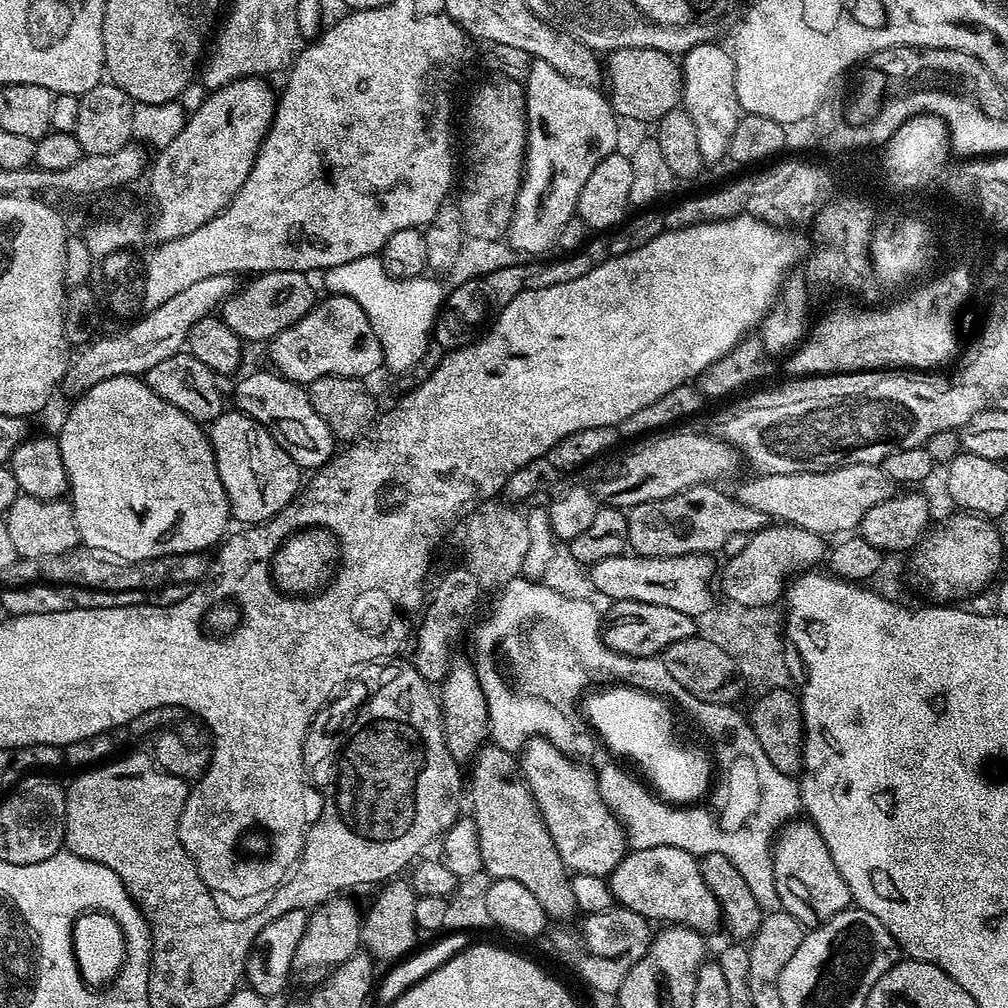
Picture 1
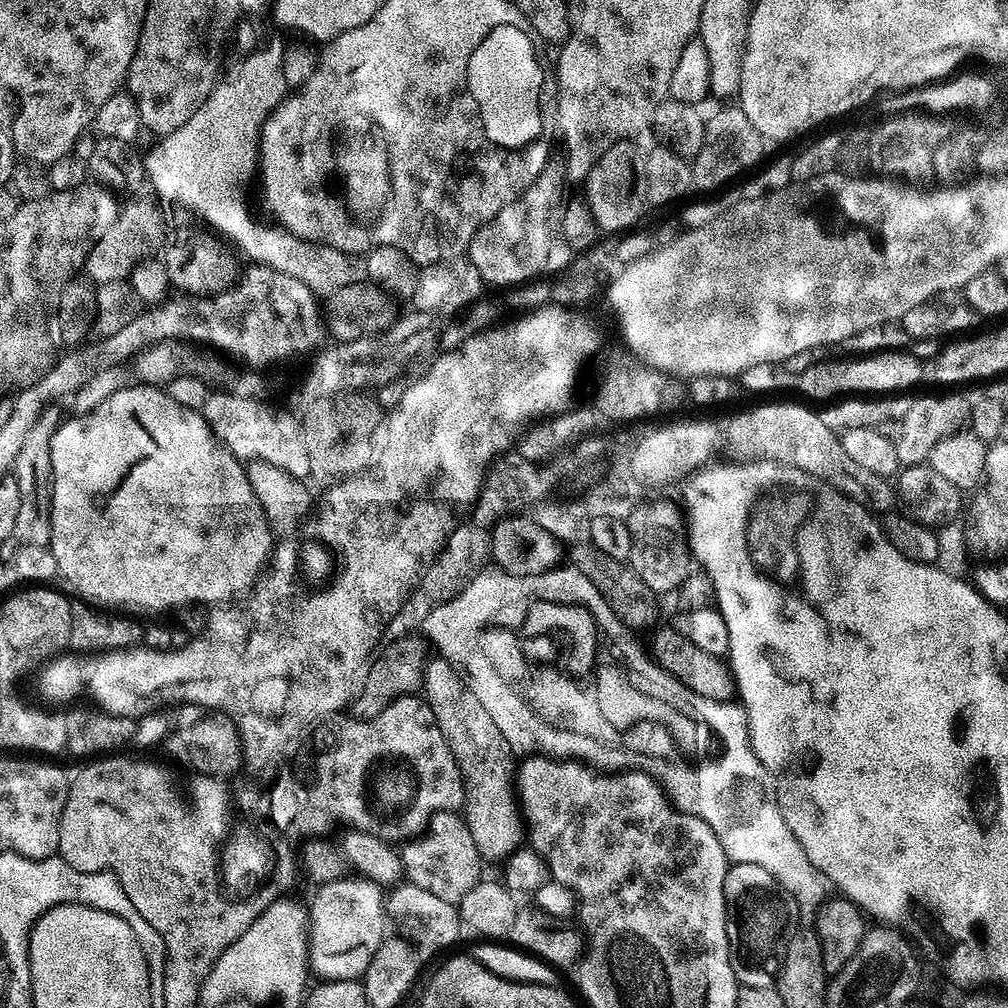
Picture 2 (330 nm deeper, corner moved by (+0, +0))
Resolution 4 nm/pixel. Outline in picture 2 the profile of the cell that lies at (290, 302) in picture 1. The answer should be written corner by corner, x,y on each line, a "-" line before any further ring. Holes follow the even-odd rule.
180,228
173,236
171,233
162,249
162,259
169,285
177,293
213,296
216,292
225,292
236,283
238,267
236,268
236,260
232,257
233,249
219,235
200,228

